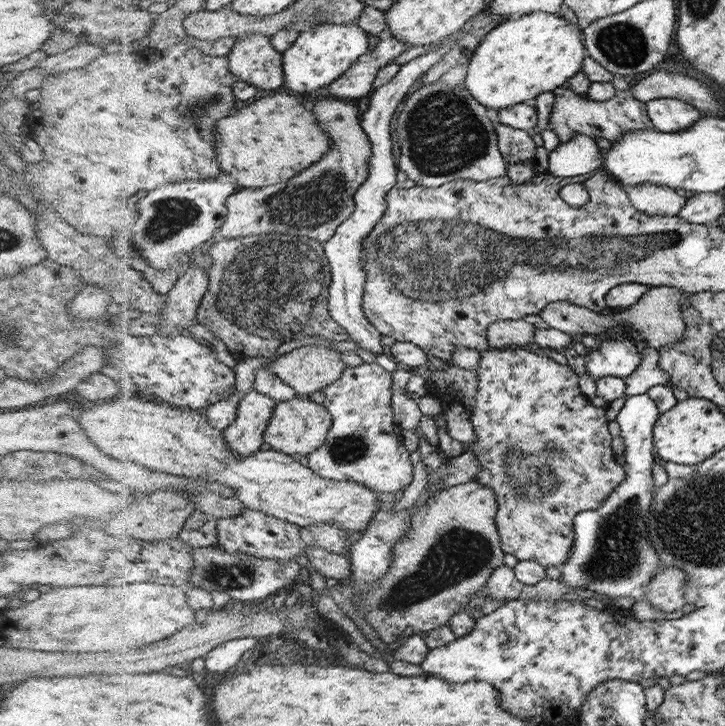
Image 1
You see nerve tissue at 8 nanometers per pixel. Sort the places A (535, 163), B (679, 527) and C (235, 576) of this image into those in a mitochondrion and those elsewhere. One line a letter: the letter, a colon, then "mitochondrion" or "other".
A: other
B: mitochondrion
C: mitochondrion

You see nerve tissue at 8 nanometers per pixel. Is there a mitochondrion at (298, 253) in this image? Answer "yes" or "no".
yes

